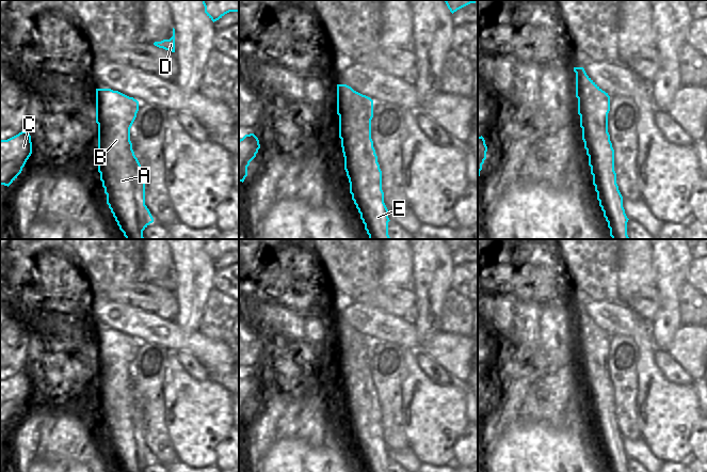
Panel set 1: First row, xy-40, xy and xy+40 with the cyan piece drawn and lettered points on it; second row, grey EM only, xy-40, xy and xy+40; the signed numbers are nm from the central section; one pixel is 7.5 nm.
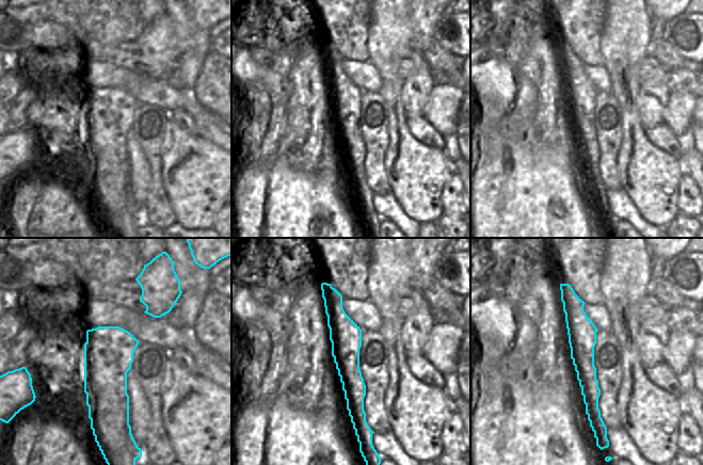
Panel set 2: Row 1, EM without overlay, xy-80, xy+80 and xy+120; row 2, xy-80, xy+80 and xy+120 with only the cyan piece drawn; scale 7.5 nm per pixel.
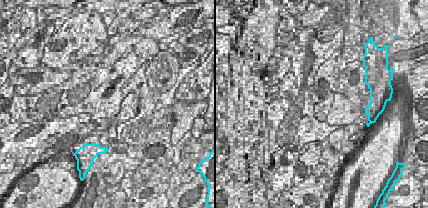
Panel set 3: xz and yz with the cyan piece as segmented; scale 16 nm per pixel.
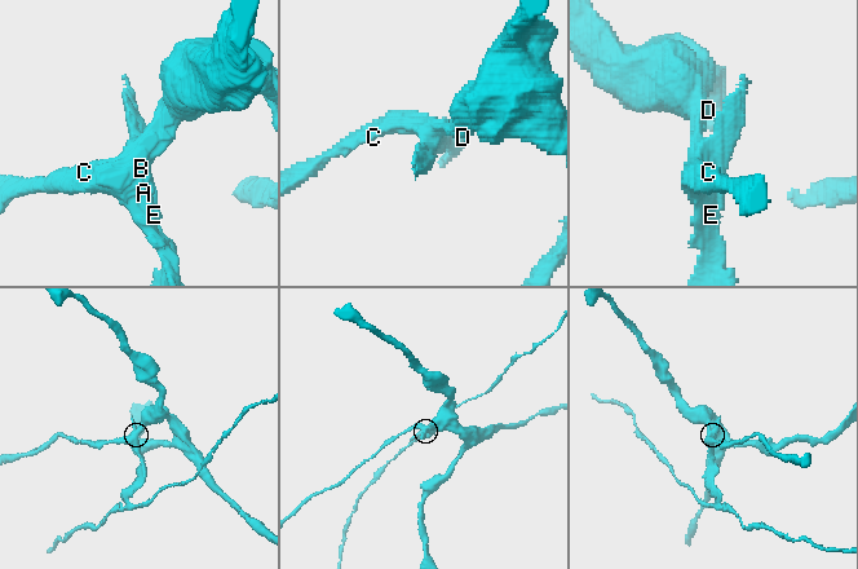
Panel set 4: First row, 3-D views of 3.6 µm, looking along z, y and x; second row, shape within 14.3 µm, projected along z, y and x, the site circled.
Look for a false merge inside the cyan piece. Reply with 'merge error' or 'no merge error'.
merge error

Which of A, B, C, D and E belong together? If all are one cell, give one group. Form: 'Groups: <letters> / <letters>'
Groups: A B C D / E

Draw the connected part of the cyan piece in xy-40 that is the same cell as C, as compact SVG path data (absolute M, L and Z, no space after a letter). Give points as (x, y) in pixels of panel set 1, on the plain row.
M28 371L0 379L0 424L9 426L21 412L31 393L32 381Z

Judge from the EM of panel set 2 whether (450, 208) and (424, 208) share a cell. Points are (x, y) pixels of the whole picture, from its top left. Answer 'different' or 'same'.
different

